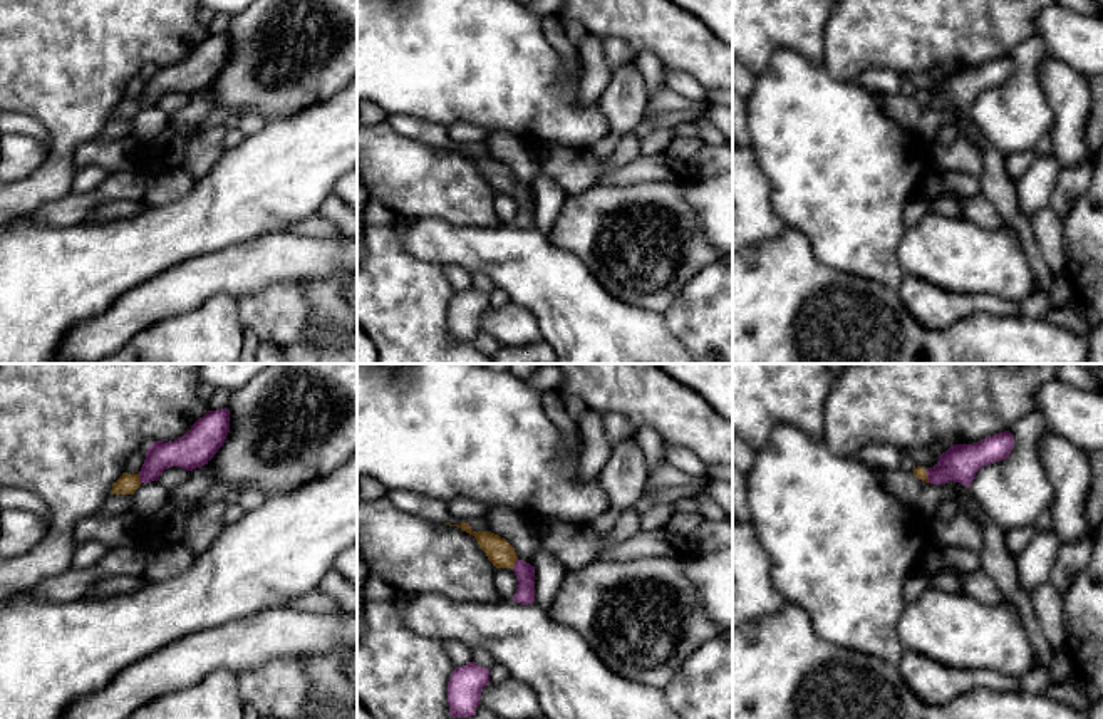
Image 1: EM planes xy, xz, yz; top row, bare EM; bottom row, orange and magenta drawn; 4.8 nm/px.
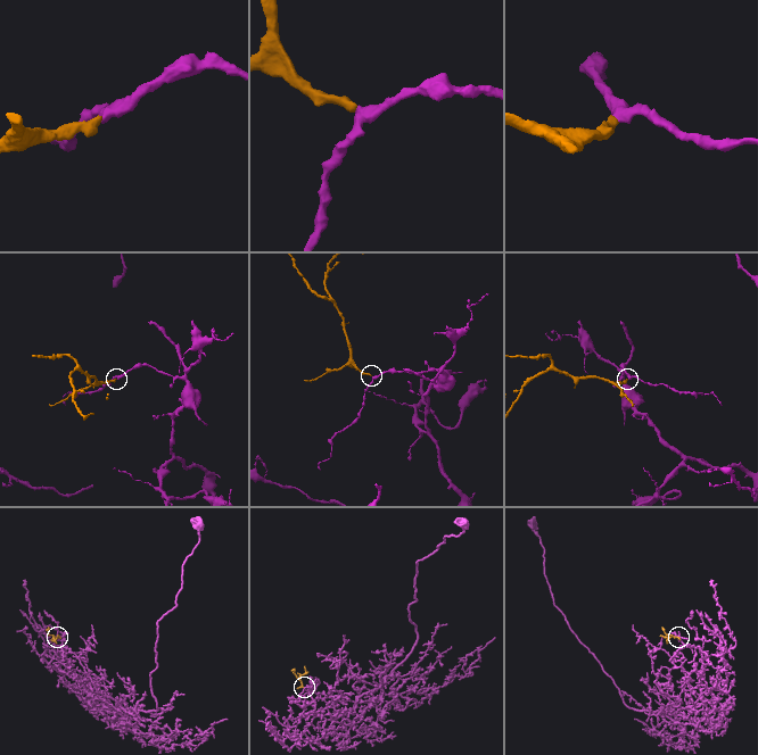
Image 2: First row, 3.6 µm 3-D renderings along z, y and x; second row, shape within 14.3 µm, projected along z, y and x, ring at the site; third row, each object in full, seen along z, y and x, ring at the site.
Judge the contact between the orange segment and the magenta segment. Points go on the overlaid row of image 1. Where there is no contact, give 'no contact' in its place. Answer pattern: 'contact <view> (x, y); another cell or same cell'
contact xz (515, 562); same cell

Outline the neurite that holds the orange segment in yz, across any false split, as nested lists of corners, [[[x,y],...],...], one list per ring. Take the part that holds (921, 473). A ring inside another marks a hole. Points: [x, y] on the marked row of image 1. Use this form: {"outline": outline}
{"outline": [[[1009,431],[989,436],[972,444],[952,444],[939,456],[934,468],[914,469],[914,476],[930,483],[945,484],[947,481],[971,486],[976,473],[991,463],[1006,459],[1014,447],[1014,436]]]}

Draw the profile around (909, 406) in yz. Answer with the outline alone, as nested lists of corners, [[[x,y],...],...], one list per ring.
[[[843,364],[825,402],[825,442],[840,456],[888,444],[898,453],[935,449],[942,439],[972,444],[1009,431],[1034,411],[1033,394],[1061,364]]]

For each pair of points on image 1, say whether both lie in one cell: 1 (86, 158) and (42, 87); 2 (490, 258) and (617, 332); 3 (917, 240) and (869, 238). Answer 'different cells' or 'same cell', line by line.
1: different cells
2: same cell
3: different cells

